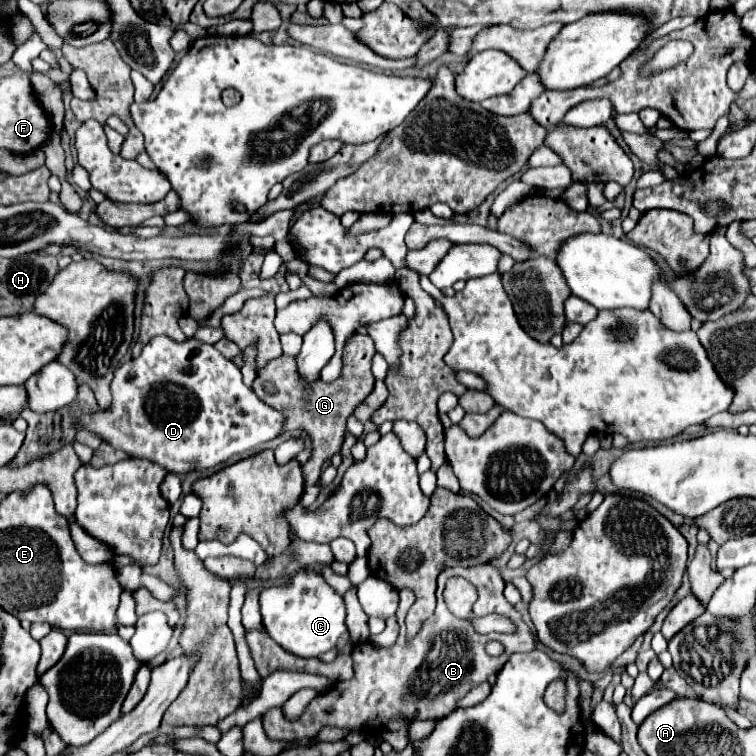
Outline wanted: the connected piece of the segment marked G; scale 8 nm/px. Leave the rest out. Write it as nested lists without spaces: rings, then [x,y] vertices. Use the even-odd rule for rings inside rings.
[[[356,333],[346,343],[344,367],[342,367],[340,379],[336,379],[332,383],[318,381],[316,385],[312,385],[308,389],[302,389],[302,385],[296,377],[294,357],[288,357],[288,355],[282,355],[282,357],[270,361],[258,373],[258,377],[254,381],[254,393],[260,397],[260,401],[264,401],[266,405],[272,405],[276,411],[284,413],[286,423],[284,423],[282,431],[304,429],[312,441],[312,455],[308,459],[308,463],[302,465],[302,475],[304,475],[306,485],[318,483],[320,473],[322,473],[322,463],[326,459],[330,459],[336,451],[340,451],[340,445],[346,435],[346,419],[352,415],[354,407],[360,405],[364,401],[364,397],[374,389],[376,379],[370,371],[374,353],[376,353],[374,341],[364,333]]]

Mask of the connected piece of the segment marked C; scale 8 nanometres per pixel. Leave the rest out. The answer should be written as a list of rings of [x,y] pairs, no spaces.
[[[296,573],[290,583],[264,589],[260,593],[260,613],[268,635],[296,657],[318,657],[346,633],[344,601],[320,573]]]

